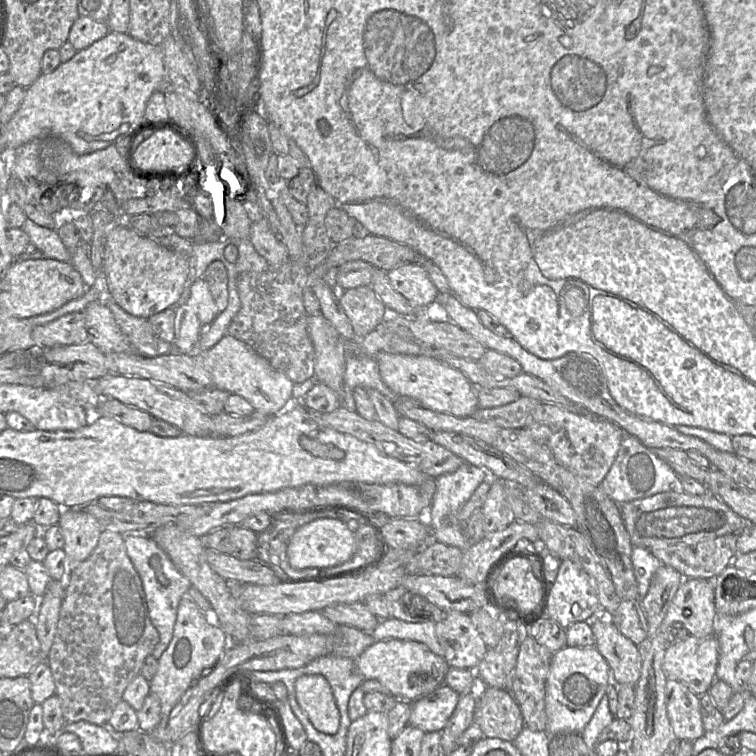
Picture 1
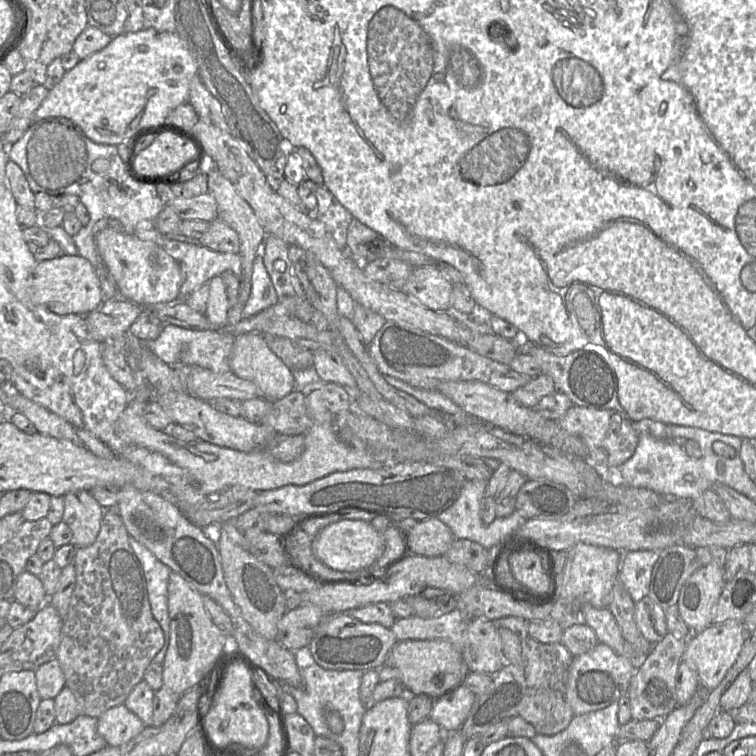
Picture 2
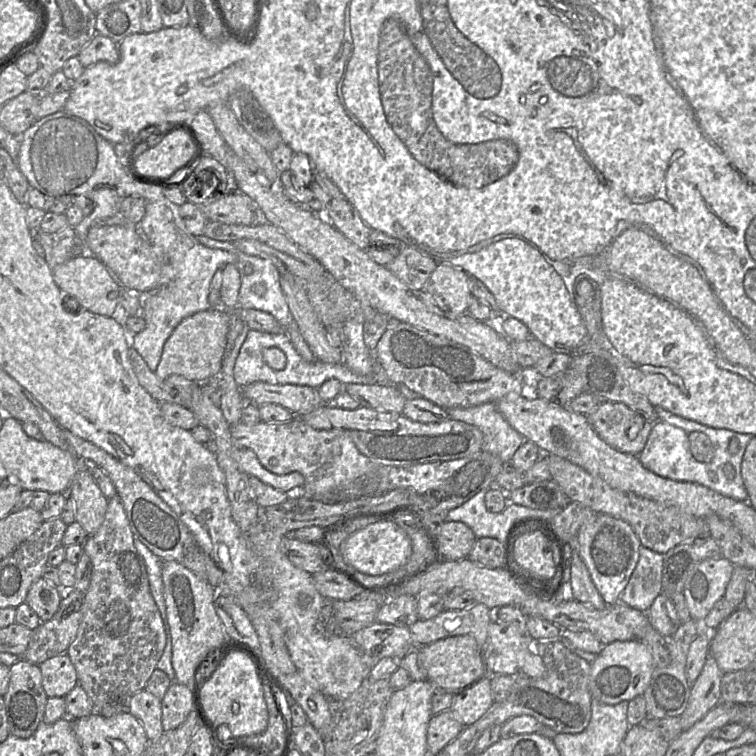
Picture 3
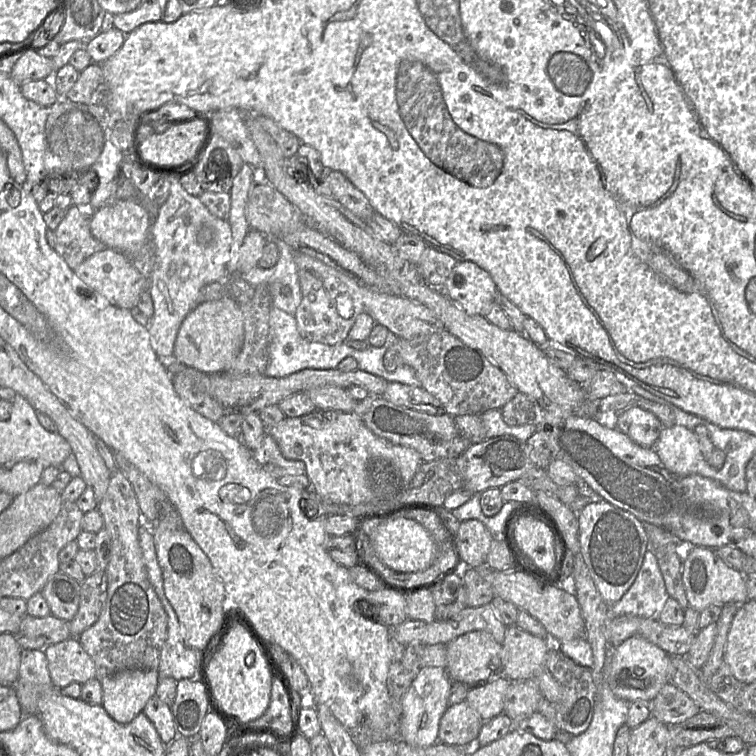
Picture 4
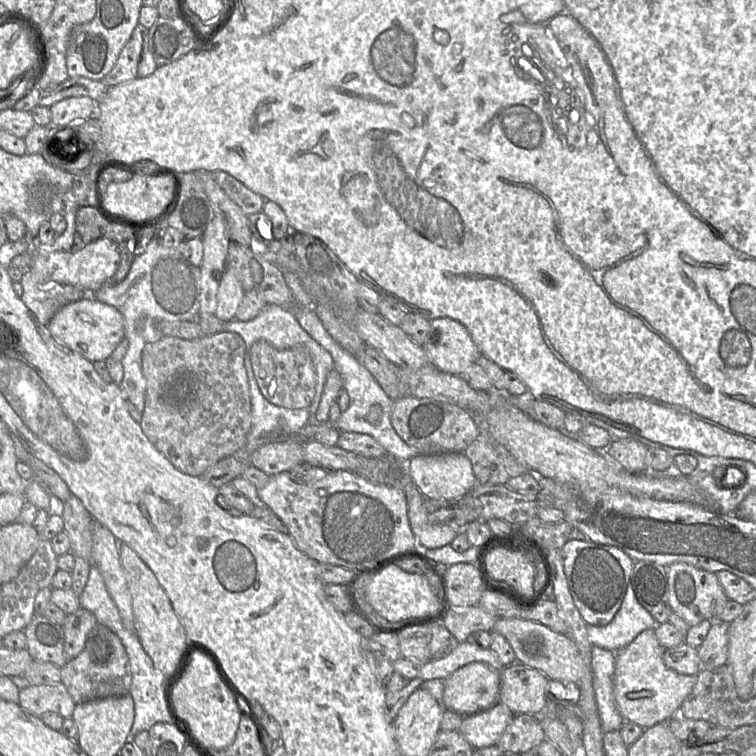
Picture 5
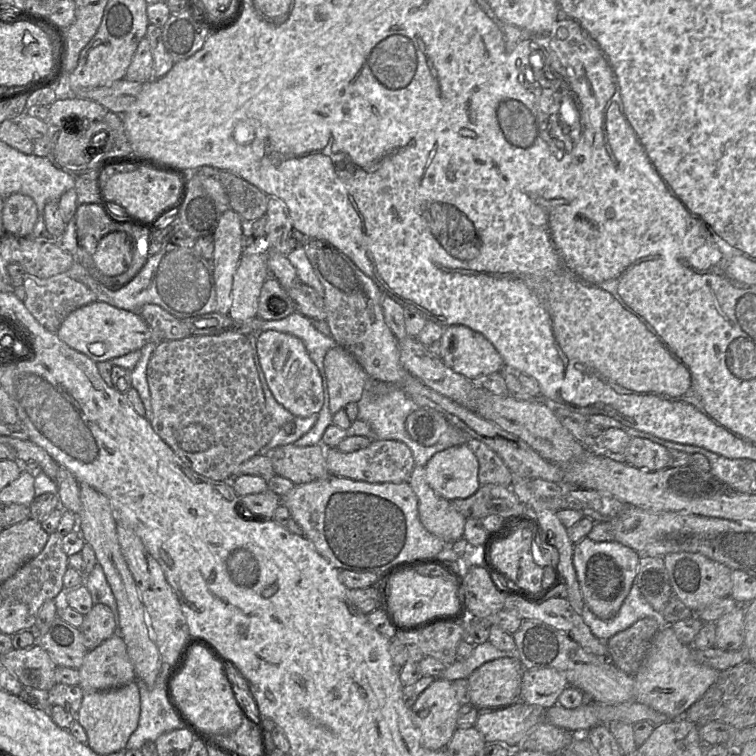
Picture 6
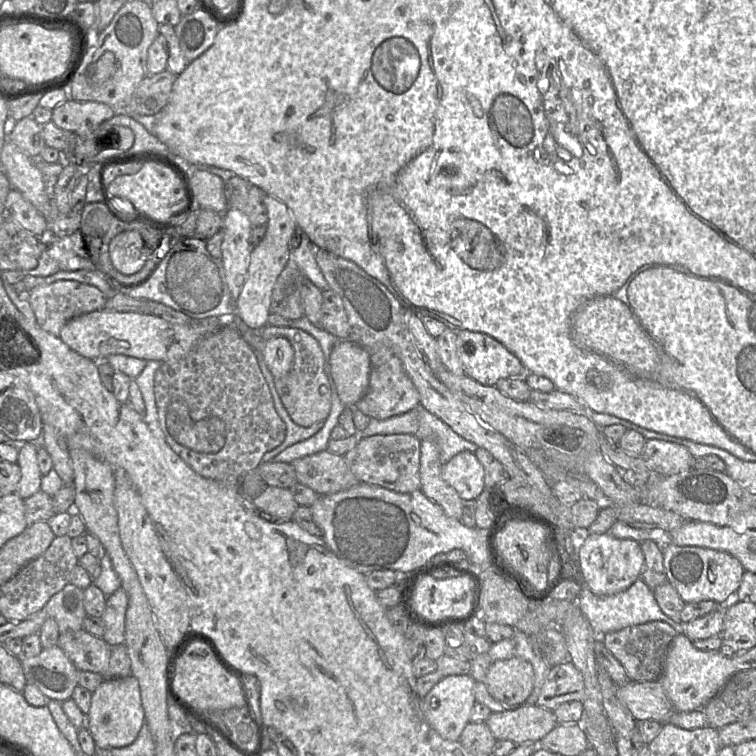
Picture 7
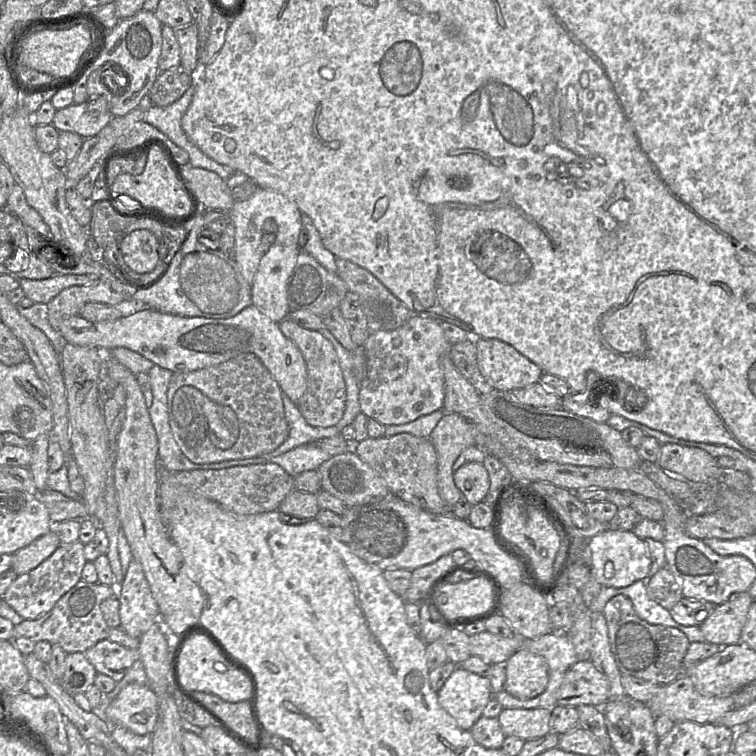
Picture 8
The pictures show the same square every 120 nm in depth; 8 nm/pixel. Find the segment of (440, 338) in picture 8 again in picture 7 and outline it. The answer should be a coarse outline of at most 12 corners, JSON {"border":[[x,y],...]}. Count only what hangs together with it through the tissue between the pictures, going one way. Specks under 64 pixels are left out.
{"border":[[373,348],[369,386],[355,405],[384,420],[420,405],[401,360]]}

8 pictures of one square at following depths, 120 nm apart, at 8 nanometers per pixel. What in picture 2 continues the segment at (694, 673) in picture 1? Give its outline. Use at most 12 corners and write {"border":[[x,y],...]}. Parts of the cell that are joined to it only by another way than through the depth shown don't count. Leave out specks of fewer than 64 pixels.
{"border":[[742,621],[693,633],[682,660],[712,691],[746,639]]}

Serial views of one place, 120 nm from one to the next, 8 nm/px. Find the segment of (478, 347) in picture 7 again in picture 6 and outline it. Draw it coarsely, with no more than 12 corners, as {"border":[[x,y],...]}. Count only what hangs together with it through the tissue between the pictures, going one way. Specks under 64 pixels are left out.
{"border":[[445,327],[440,358],[473,382],[505,368],[493,344]]}

